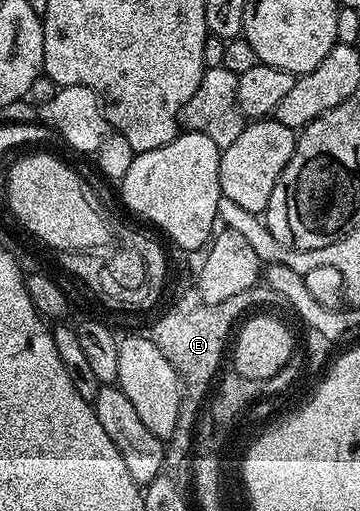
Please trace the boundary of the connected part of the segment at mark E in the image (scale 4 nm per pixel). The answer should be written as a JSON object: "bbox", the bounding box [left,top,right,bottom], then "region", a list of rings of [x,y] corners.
{"bbox":[149,288,264,467],"region":[[[256,288],[241,292],[241,296],[229,296],[229,300],[224,302],[212,303],[203,301],[195,292],[183,294],[152,324],[149,337],[155,341],[157,348],[161,348],[161,356],[165,356],[165,360],[169,360],[169,364],[173,364],[179,377],[182,394],[179,400],[177,428],[173,428],[173,436],[165,446],[168,467],[179,466],[183,461],[185,463],[188,461],[193,450],[191,429],[194,428],[195,417],[199,414],[198,398],[206,392],[207,385],[209,385],[209,390],[220,373],[219,365],[223,362],[223,349],[226,346],[228,349],[233,327],[248,313],[246,310],[254,302],[262,300],[262,293],[264,294],[262,289]]]}

